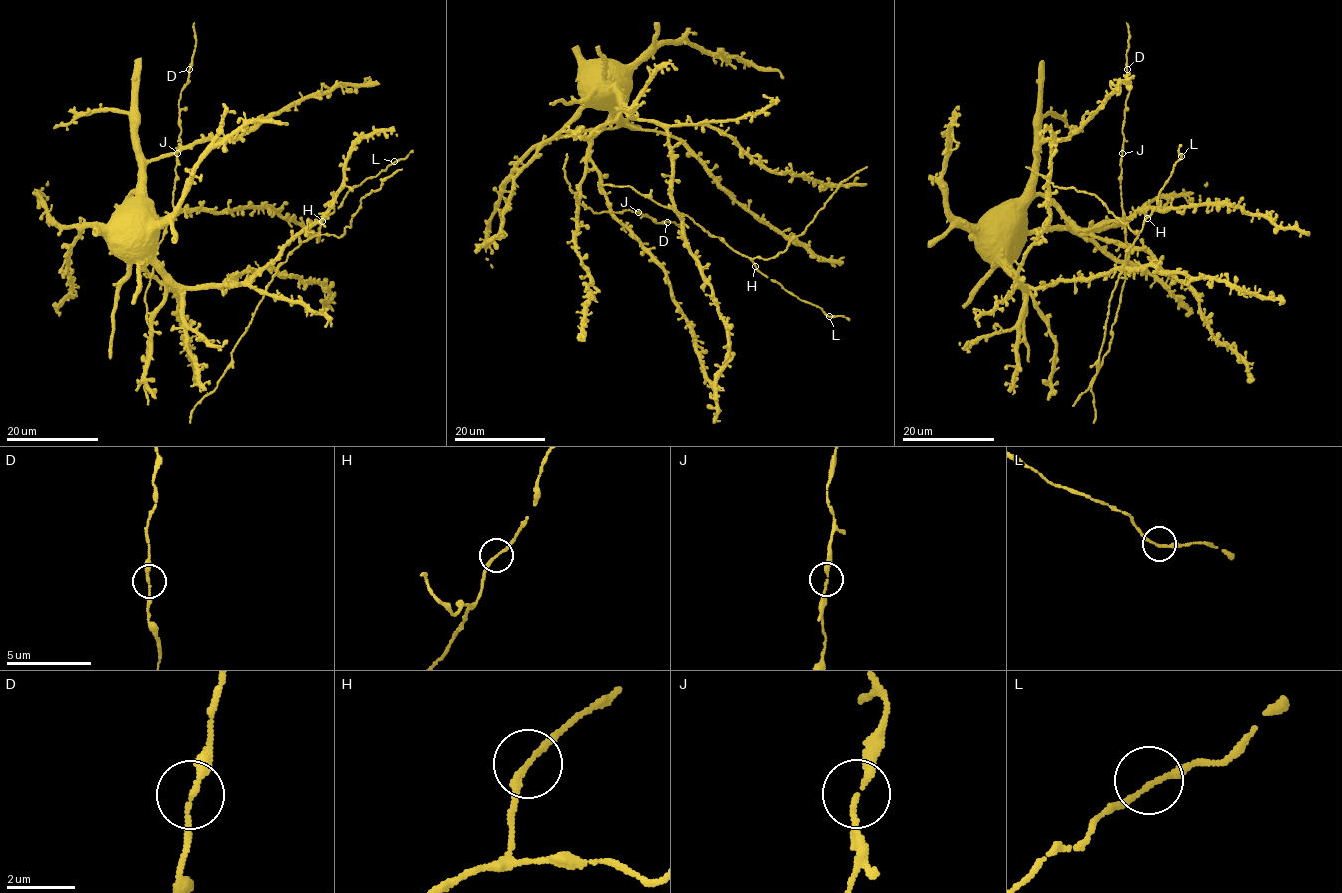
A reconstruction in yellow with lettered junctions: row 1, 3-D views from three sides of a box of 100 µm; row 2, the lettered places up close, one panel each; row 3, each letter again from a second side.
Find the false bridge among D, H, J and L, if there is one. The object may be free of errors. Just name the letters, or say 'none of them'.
none of them

